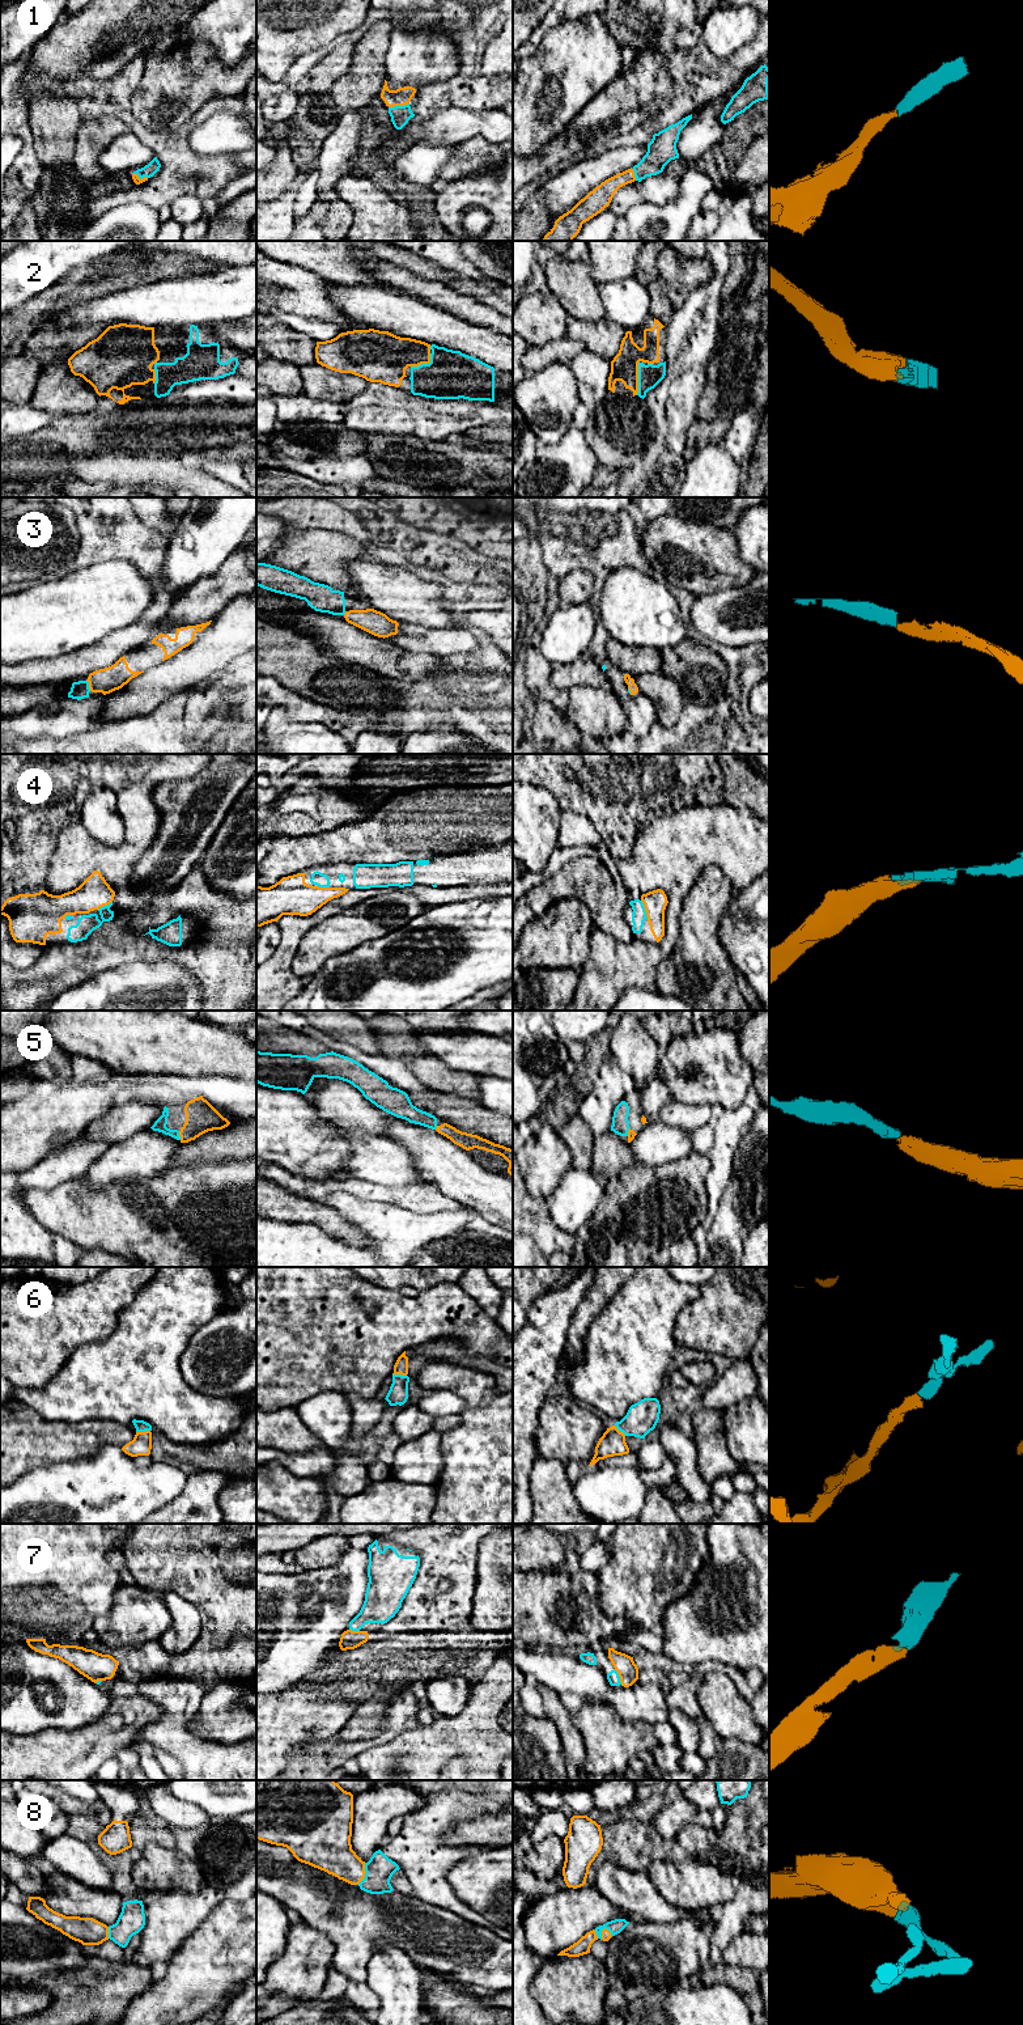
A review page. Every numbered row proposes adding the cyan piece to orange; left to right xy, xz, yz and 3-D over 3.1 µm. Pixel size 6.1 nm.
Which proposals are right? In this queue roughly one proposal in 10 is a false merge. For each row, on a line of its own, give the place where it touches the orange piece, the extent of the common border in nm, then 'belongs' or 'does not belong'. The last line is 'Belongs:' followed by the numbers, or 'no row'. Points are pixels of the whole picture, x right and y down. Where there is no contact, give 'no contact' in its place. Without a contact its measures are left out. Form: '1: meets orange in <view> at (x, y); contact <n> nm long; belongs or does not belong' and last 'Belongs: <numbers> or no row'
1: meets orange in xz at (398, 105); contact 130 nm long; belongs
2: meets orange in yz at (637, 378); contact 200 nm long; belongs
3: meets orange in xy at (89, 685); contact 80 nm long; belongs
4: meets orange in yz at (645, 909); contact 130 nm long; belongs
5: meets orange in xy at (179, 1135); contact 60 nm long; belongs
6: meets orange in xy at (143, 1432); contact 90 nm long; belongs
7: meets orange in yz at (619, 1676); contact 100 nm long; belongs
8: meets orange in xz at (365, 1872); contact 140 nm long; belongs
Belongs: 1, 2, 3, 4, 5, 6, 7, 8

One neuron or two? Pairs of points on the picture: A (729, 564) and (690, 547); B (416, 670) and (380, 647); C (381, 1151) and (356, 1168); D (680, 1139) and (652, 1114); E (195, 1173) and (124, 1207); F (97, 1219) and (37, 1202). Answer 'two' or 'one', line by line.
A: one
B: one
C: one
D: two
E: one
F: one

